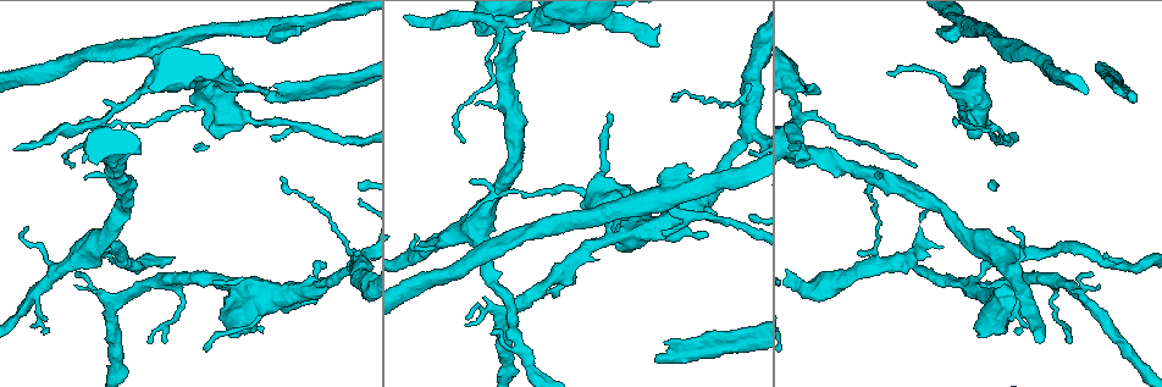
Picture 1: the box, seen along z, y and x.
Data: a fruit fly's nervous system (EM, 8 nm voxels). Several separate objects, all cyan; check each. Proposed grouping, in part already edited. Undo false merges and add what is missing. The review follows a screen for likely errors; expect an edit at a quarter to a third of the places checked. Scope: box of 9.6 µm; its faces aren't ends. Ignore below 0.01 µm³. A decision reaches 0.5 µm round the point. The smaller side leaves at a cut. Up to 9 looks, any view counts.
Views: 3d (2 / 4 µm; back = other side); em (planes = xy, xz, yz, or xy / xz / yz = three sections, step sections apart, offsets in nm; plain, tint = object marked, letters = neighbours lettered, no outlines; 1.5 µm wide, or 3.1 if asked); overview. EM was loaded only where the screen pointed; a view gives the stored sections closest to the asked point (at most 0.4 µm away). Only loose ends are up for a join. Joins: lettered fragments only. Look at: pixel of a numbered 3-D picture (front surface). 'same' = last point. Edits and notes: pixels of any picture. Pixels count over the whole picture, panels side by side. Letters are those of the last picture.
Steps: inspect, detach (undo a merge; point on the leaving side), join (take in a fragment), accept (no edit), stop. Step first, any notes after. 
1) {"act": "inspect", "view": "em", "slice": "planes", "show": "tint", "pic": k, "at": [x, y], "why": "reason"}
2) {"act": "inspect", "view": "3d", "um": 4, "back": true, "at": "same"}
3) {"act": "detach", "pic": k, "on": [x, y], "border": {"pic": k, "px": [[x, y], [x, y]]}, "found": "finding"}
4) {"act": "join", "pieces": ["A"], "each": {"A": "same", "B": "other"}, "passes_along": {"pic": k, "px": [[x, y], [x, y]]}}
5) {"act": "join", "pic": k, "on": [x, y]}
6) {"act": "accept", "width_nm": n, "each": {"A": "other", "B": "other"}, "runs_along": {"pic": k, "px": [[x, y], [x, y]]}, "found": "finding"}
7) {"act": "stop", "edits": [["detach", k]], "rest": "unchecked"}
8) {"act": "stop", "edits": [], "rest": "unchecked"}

{"act": "inspect", "view": "3d", "um": 2, "pic": 1, "at": [506, 22], "why": "branch point"}

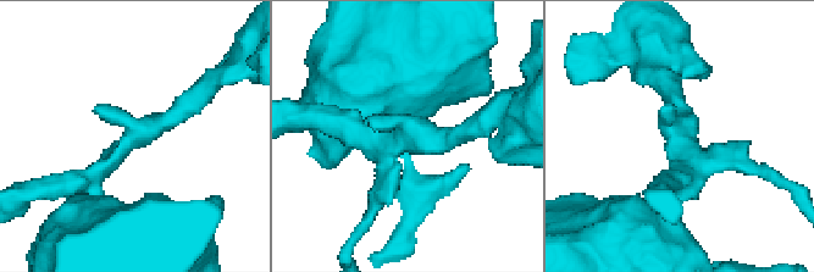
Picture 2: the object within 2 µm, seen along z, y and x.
{"act": "inspect", "view": "em", "slice": "planes", "show": "letters", "pic": 2, "at": [412, 134], "arms": 3}

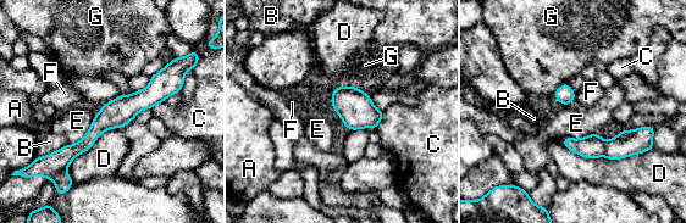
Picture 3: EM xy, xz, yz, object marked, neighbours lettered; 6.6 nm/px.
{"act": "detach", "pic": 3, "on": [592, 146], "each": {"A": "other", "B": "other", "C": "other", "D": "other", "E": "other", "F": "other", "G": "other"}, "border": {"pic": 3, "px": [[606, 141], [606, 152], [603, 155]]}, "found": "two neurons meet here"}

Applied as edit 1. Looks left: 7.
{"act": "inspect", "view": "overview", "why": "see it whole again"}

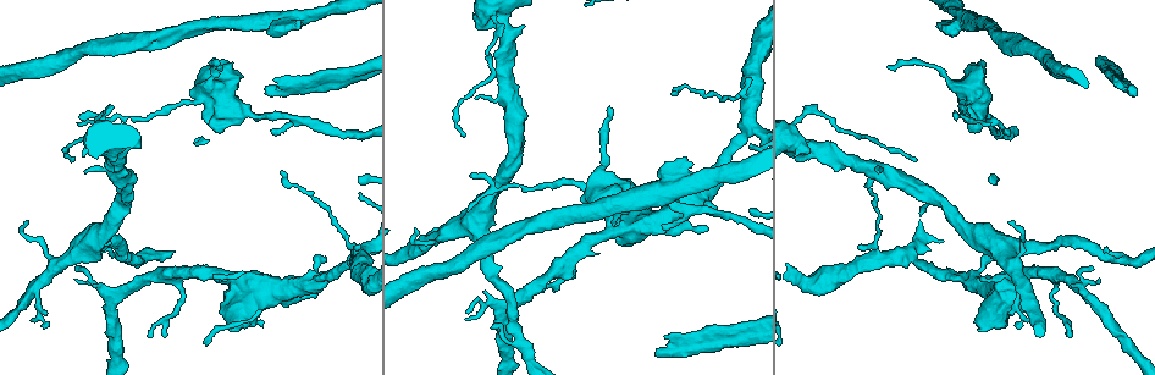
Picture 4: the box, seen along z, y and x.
{"act": "inspect", "view": "3d", "um": 4, "pic": 4, "at": [990, 259], "why": "branch stops here"}

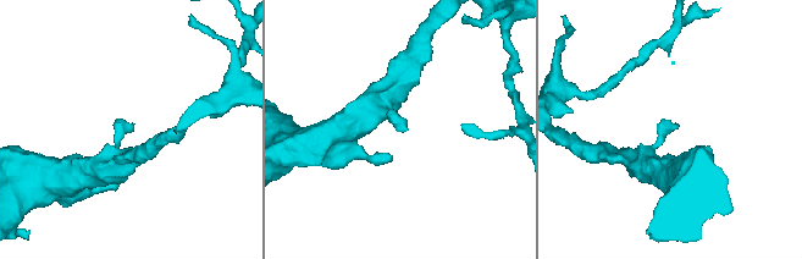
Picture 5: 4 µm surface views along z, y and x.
{"act": "inspect", "view": "em", "slice": "planes", "show": "letters", "pic": 5, "at": [679, 126]}

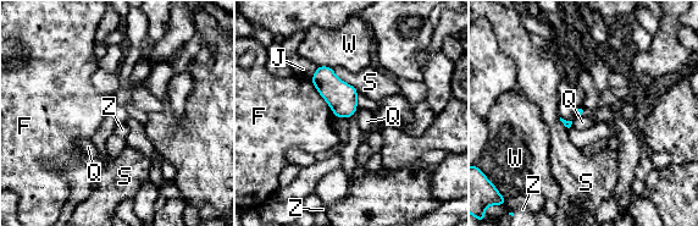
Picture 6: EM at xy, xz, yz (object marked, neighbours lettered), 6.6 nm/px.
{"act": "accept", "each": {"F": "other", "J": "other", "Q": "other", "S": "other", "W": "other", "Z": "other"}, "border": {"pic": 6, "px": [[358, 108], [352, 116]]}, "found": "none of them fits"}

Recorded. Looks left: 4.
{"act": "inspect", "view": "em", "slice": "planes", "show": "letters", "pic": 4, "at": [224, 280]}

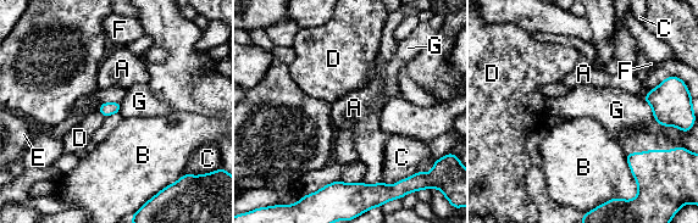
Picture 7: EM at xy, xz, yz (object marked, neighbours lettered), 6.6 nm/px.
{"act": "accept", "each": {"A": "other", "B": "other", "C": "other", "D": "other", "E": "other", "F": "other", "G": "other"}, "border": {"pic": 7, "px": [[641, 98], [666, 127]]}, "found": "no lettered fragment goes on from it"}

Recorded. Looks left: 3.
{"act": "stop", "edits": [["detach", 3]], "rest": "unchecked"}

